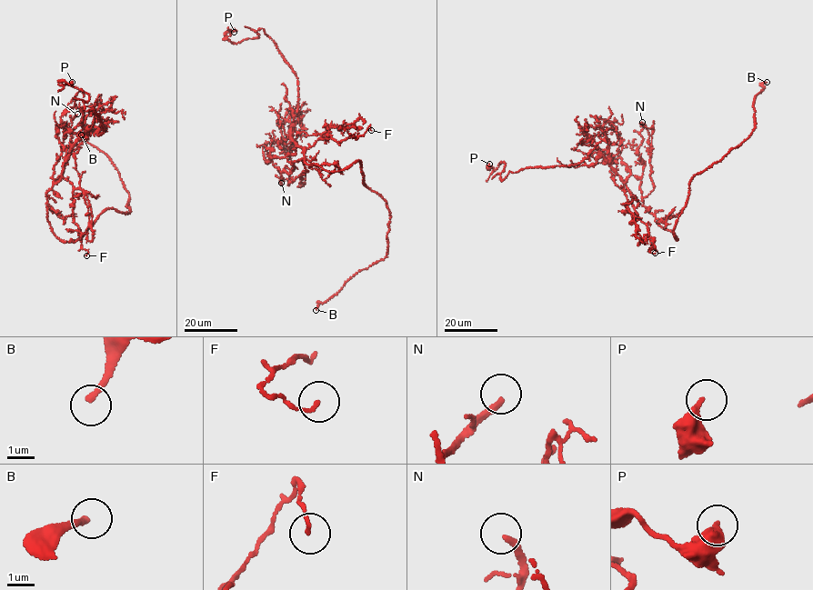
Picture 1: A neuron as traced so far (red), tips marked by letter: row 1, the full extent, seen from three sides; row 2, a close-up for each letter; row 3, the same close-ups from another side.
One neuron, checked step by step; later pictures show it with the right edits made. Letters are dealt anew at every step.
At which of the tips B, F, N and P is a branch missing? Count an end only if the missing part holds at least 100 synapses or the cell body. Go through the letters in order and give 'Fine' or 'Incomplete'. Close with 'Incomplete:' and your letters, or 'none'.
B: Incomplete
F: Fine
N: Fine
P: Fine
Incomplete: B

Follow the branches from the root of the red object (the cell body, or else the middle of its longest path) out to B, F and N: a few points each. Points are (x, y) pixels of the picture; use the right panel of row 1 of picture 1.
B: (658, 223), (677, 238), (674, 229), (687, 200), (690, 180), (748, 137), (755, 127), (756, 95), (767, 82)
F: (658, 223), (635, 196), (635, 214), (647, 226), (655, 245), (649, 252), (655, 253)
N: (658, 223), (643, 205), (639, 187), (645, 165), (637, 150), (642, 139), (642, 122)

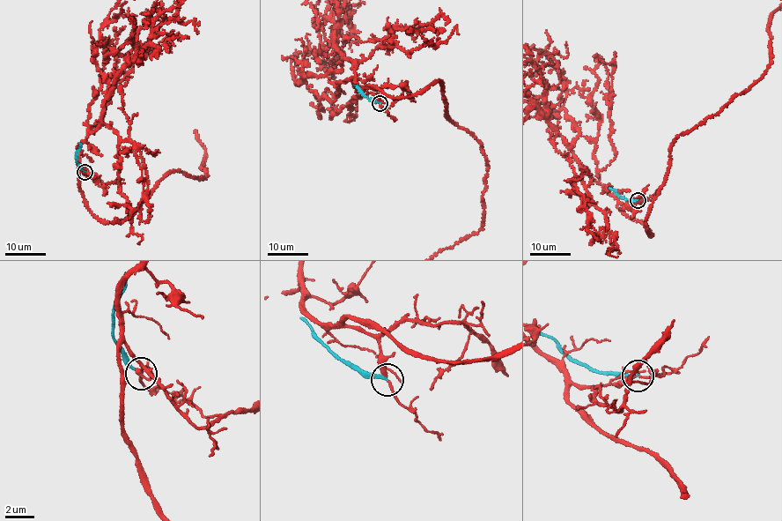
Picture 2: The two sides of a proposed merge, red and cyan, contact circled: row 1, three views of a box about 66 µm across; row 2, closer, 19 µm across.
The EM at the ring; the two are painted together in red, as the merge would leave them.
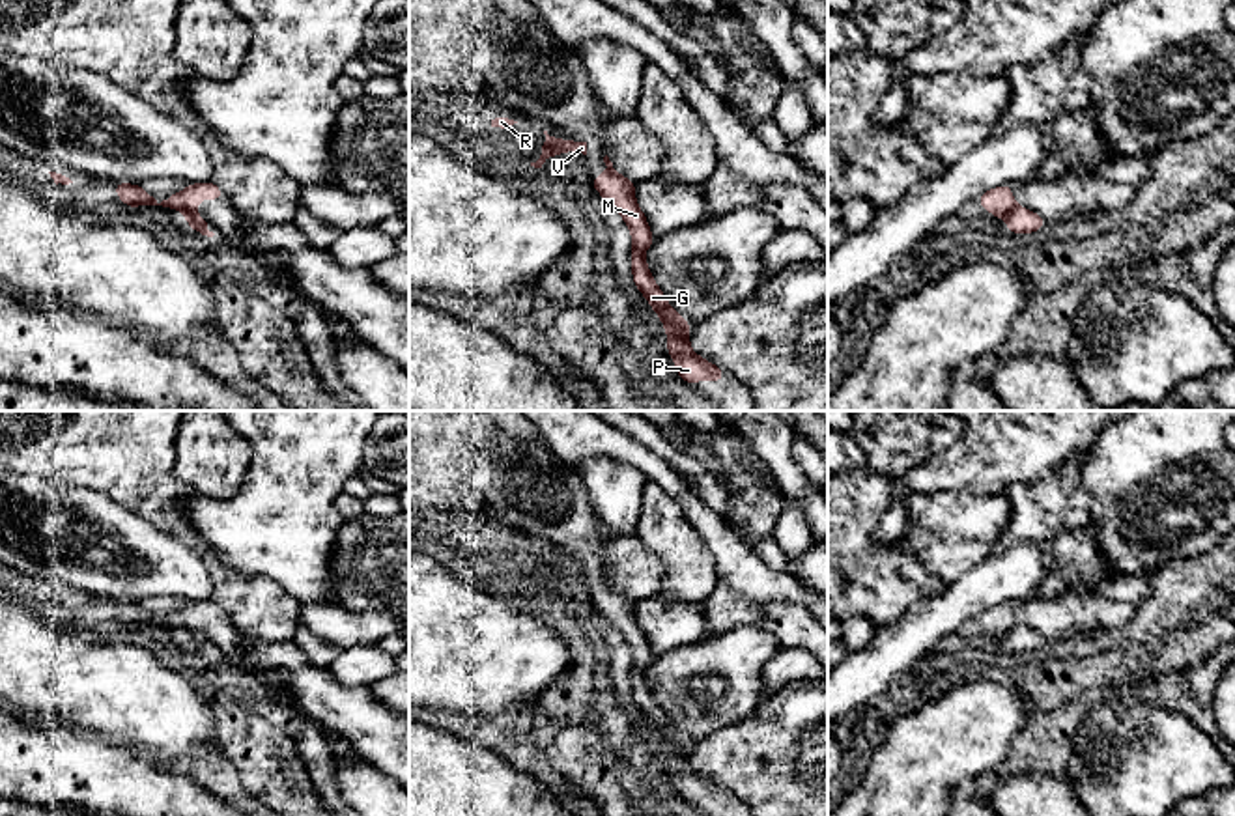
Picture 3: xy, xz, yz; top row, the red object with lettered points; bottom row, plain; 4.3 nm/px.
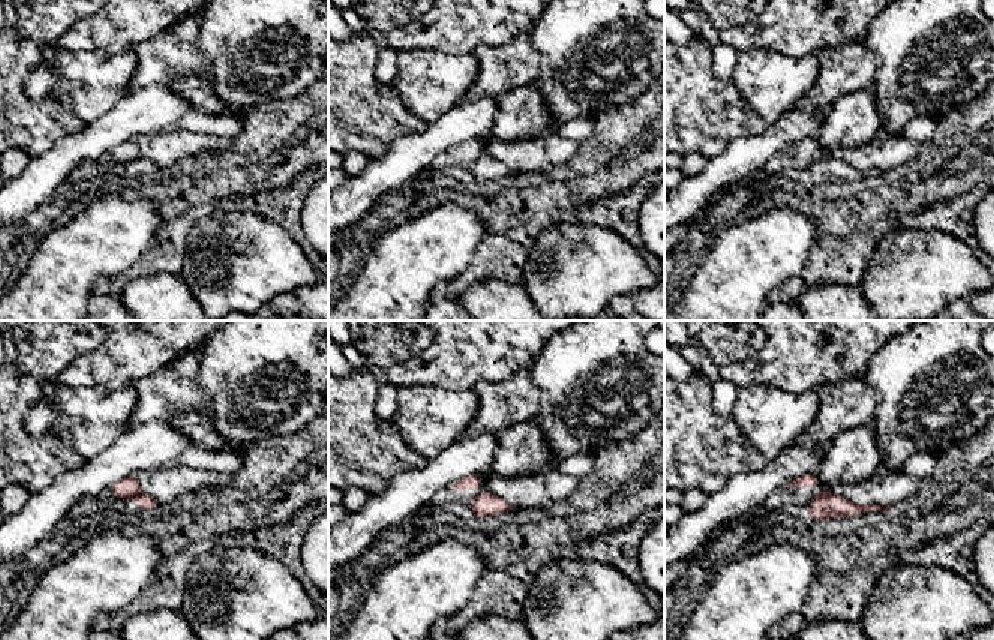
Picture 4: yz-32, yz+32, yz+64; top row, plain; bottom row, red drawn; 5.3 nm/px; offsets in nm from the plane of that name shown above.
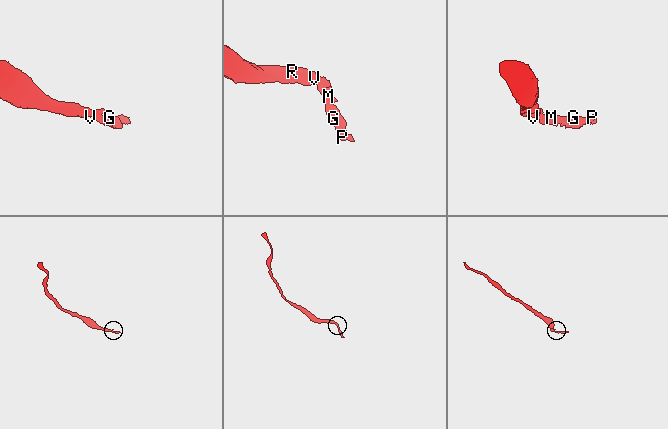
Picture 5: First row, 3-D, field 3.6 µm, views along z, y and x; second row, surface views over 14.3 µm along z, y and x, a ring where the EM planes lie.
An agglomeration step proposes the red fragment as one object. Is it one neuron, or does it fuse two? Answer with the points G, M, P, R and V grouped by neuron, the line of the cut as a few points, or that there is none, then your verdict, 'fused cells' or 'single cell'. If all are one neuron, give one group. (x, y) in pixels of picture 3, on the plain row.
groups G M P / R V; cut yz (1015, 622), (1004, 635); fused cells

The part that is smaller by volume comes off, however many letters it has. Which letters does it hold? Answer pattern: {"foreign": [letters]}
{"foreign": ["G", "M", "P"]}

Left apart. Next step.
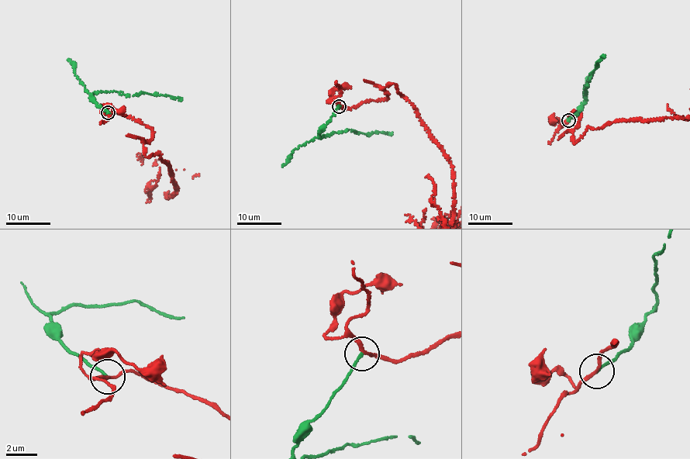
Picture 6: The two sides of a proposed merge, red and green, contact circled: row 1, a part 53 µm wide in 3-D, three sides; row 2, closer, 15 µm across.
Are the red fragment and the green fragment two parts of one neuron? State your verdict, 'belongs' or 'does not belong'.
does not belong

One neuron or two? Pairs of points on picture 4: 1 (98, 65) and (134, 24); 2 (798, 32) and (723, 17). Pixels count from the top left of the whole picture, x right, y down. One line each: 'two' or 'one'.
1: two
2: two

